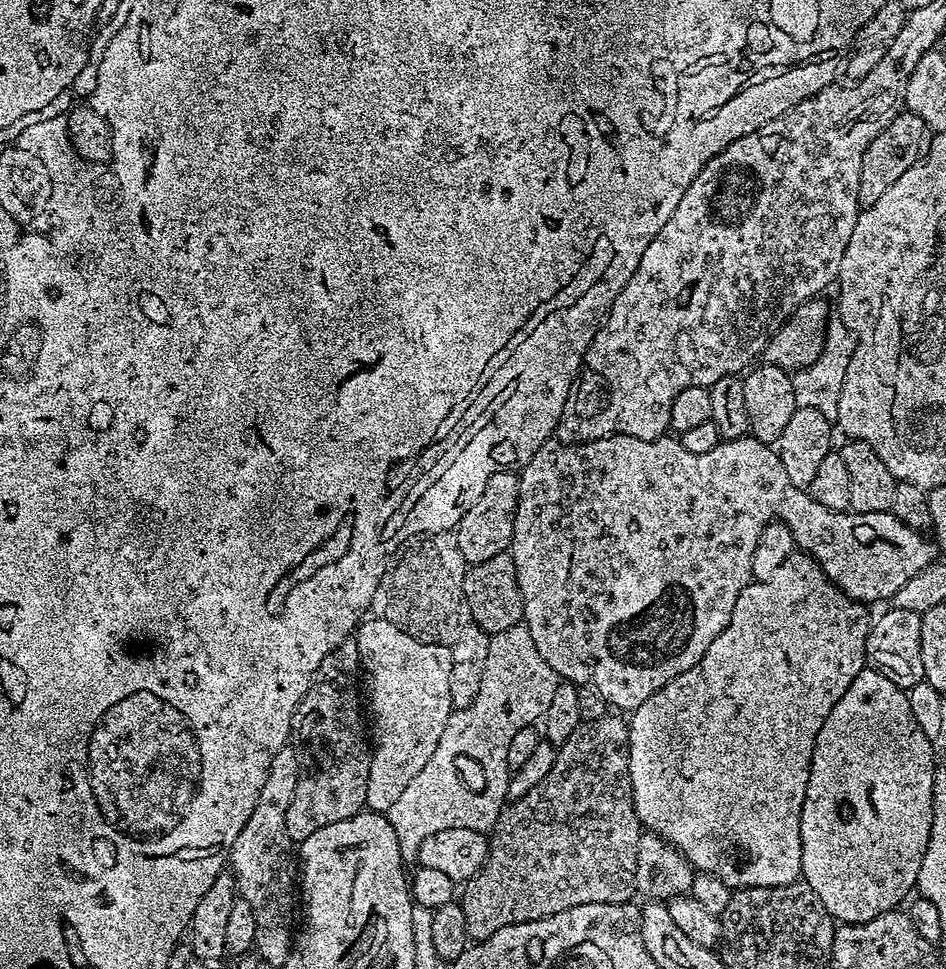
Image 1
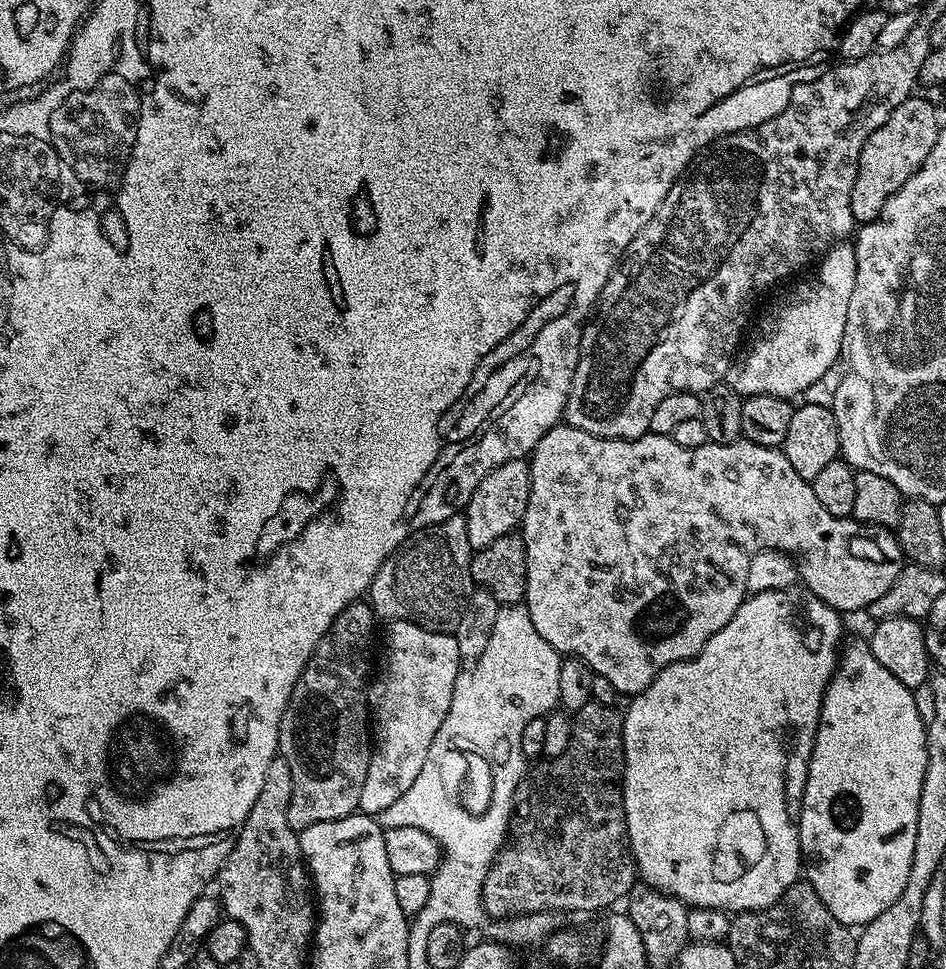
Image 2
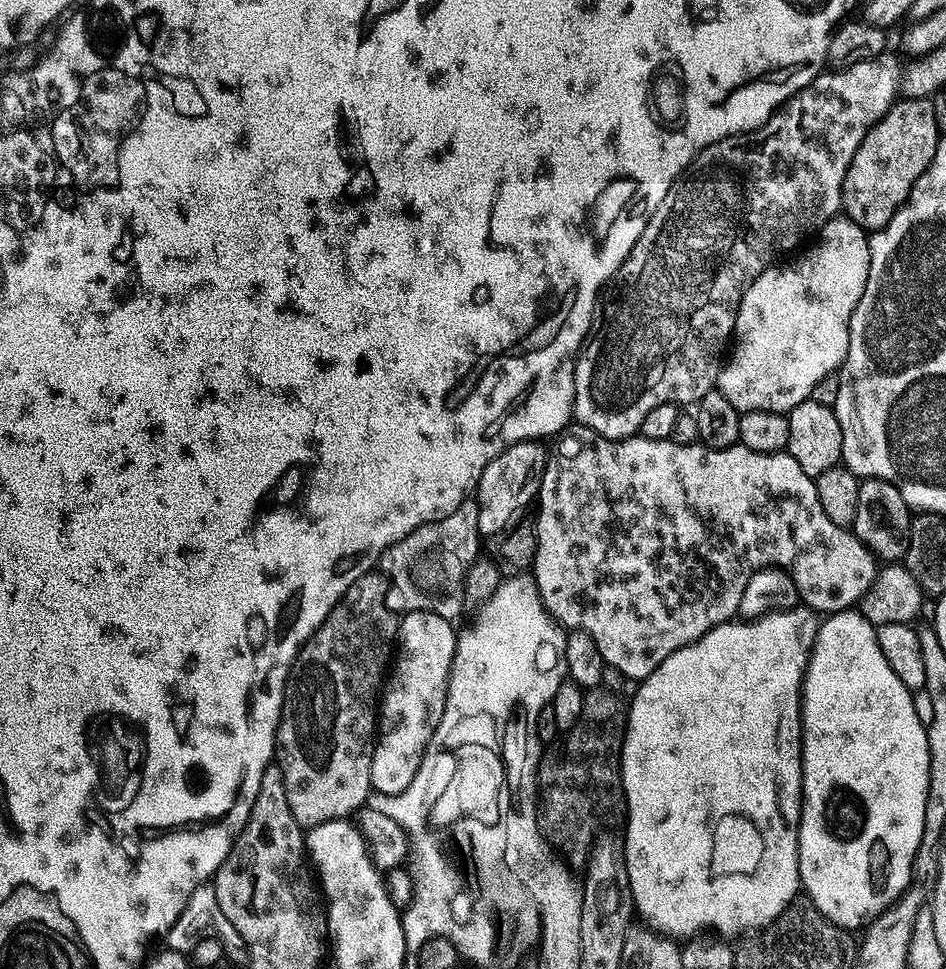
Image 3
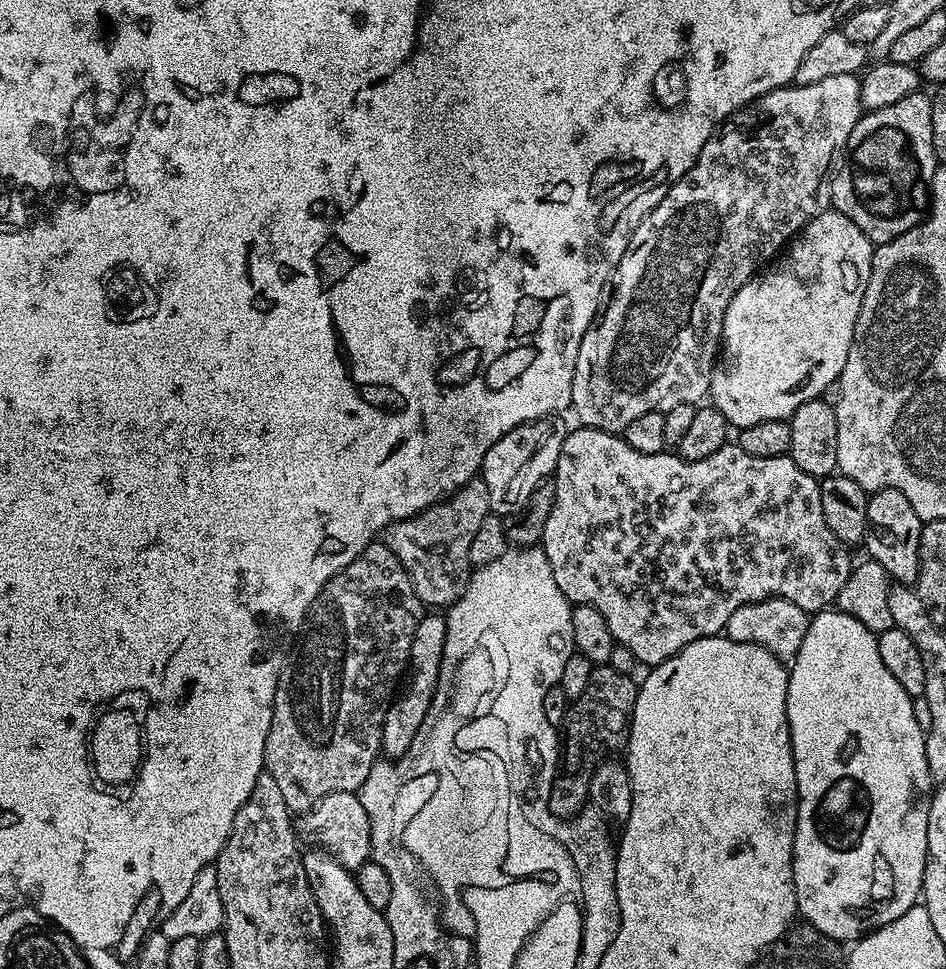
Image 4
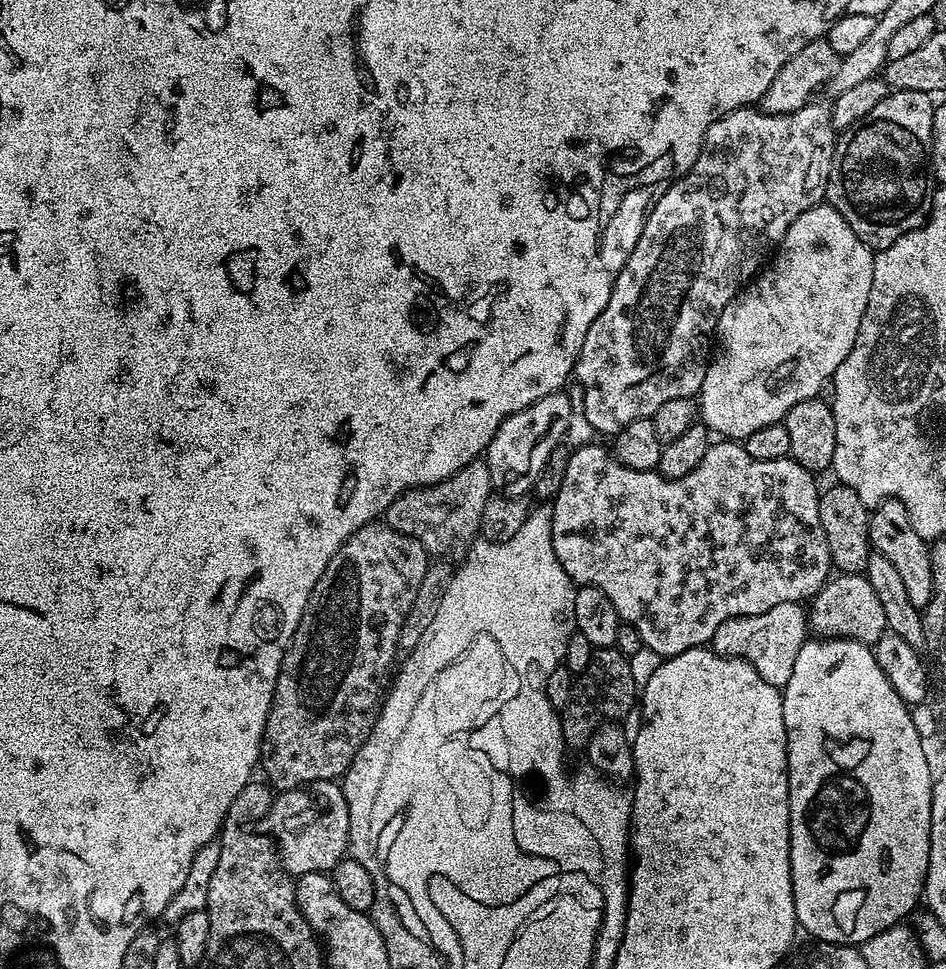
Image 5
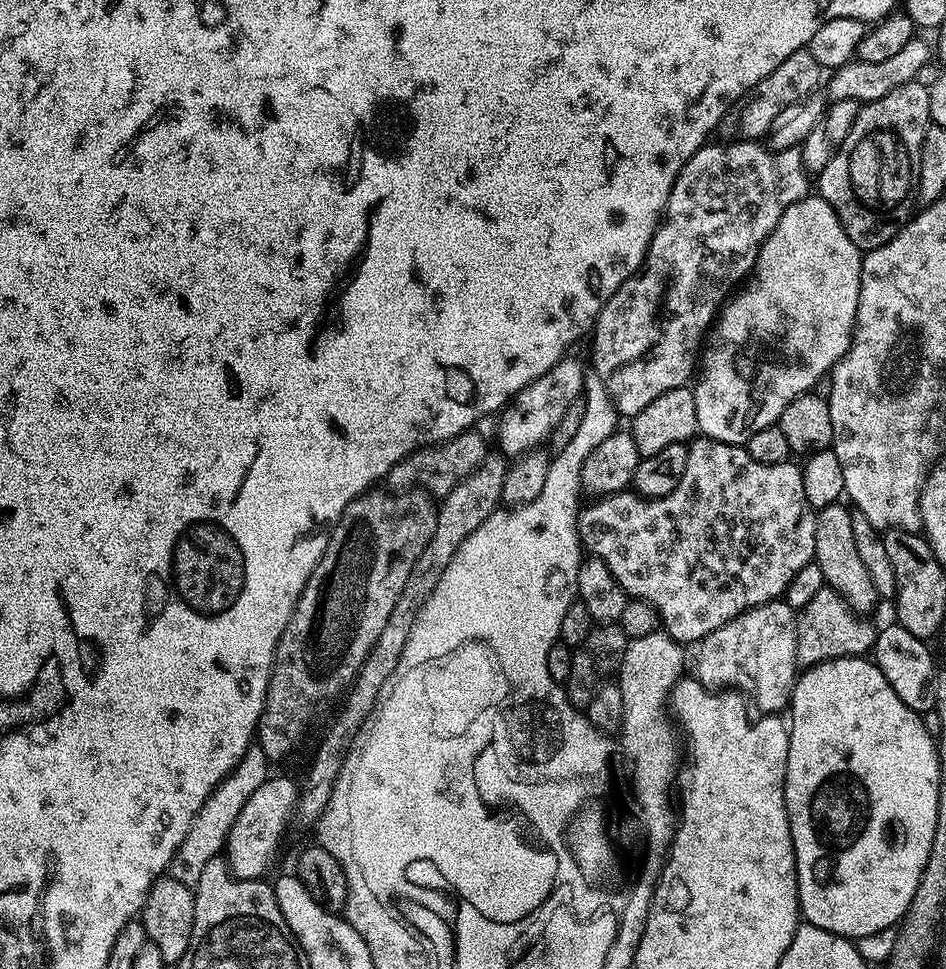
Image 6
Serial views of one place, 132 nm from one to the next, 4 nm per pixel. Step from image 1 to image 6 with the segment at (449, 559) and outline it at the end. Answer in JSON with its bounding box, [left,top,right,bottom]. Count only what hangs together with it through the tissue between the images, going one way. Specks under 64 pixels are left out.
[387,430,490,498]

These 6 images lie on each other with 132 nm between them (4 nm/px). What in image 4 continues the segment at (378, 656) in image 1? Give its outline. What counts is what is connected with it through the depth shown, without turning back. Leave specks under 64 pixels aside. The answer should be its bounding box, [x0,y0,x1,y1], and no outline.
[382,614,446,758]

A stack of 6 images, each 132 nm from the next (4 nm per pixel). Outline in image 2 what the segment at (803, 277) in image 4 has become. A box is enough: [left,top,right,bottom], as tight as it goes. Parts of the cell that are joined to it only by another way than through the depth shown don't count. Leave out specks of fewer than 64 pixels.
[727,242,856,398]

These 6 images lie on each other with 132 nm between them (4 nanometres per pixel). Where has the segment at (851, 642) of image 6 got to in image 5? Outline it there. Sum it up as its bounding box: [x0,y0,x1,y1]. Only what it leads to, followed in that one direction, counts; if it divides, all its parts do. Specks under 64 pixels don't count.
[806,574,888,646]

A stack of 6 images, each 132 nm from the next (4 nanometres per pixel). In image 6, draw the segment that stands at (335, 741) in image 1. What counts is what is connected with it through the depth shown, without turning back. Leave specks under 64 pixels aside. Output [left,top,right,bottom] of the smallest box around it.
[254,490,436,762]

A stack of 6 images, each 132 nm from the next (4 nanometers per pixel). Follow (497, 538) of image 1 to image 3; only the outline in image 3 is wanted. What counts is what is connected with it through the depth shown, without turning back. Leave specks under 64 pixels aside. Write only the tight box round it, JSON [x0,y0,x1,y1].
[474,440,549,538]

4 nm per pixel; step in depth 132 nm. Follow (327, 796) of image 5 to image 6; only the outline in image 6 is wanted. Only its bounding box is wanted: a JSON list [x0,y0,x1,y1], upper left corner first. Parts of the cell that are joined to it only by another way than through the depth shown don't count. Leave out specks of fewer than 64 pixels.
[226,775,298,880]

